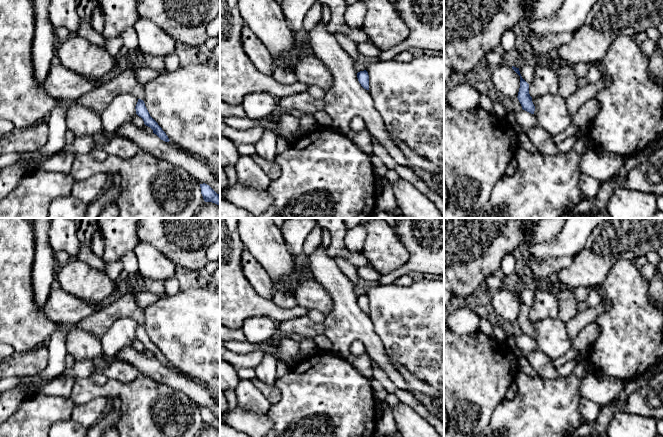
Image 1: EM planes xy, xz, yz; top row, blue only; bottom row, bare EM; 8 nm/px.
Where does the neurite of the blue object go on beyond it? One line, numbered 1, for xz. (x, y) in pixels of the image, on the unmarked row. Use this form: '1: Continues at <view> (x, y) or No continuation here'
1: No continuation here

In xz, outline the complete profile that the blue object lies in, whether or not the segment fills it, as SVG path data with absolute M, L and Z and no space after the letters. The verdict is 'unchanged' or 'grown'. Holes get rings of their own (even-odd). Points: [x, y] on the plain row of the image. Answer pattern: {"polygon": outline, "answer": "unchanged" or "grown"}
{"polygon": "M366 294L358 296L357 302L358 302L358 305L361 308L361 310L364 313L369 314L369 299L368 299L368 296Z", "answer": "unchanged"}

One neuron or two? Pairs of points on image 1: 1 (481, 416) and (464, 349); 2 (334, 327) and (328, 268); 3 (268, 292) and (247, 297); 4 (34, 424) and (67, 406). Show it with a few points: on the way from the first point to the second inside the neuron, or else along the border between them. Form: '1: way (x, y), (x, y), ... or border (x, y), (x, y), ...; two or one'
1: way (470, 399), (470, 377), (464, 371), (464, 366); one
2: way (339, 312), (339, 286), (336, 283); one
3: border (244, 276), (258, 294), (272, 300); two
4: way (42, 416), (49, 409), (59, 408); one

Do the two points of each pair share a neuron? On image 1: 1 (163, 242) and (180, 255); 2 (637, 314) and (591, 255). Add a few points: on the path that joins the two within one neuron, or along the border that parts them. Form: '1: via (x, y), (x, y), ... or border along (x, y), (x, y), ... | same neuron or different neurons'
1: via (167, 243), (176, 251) | same neuron
2: border along (624, 260), (620, 259), (600, 284), (591, 287) | different neurons

